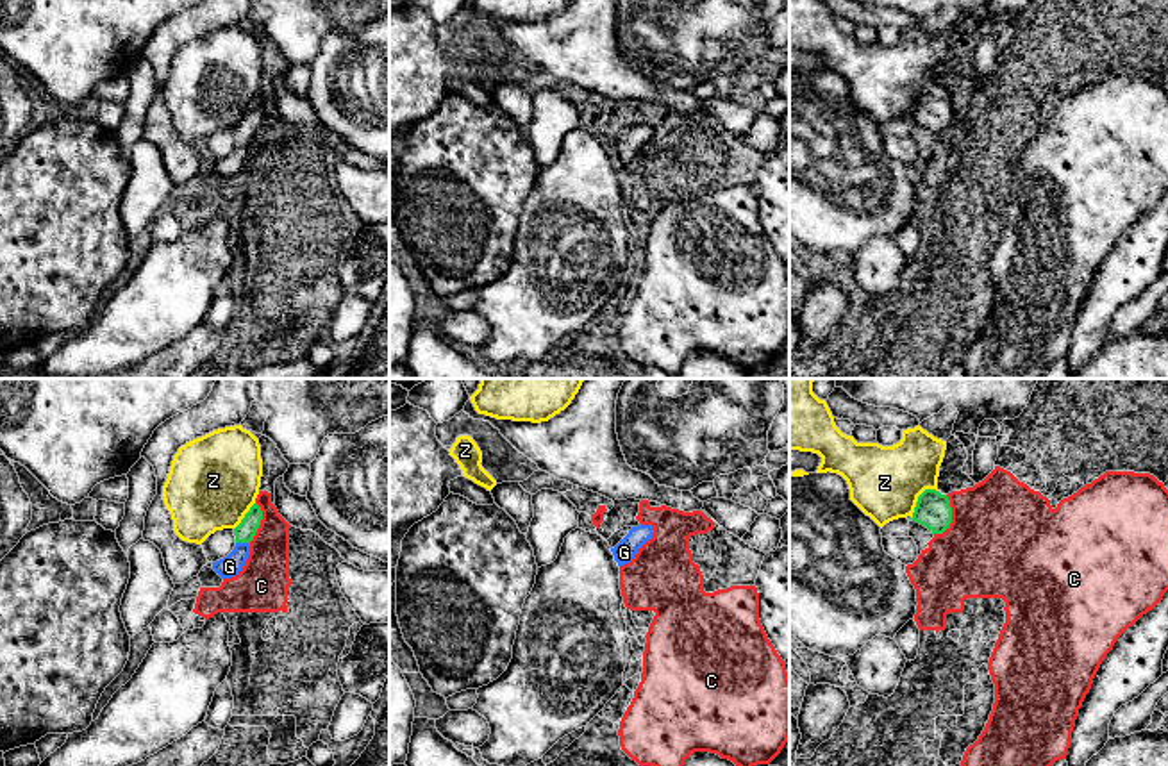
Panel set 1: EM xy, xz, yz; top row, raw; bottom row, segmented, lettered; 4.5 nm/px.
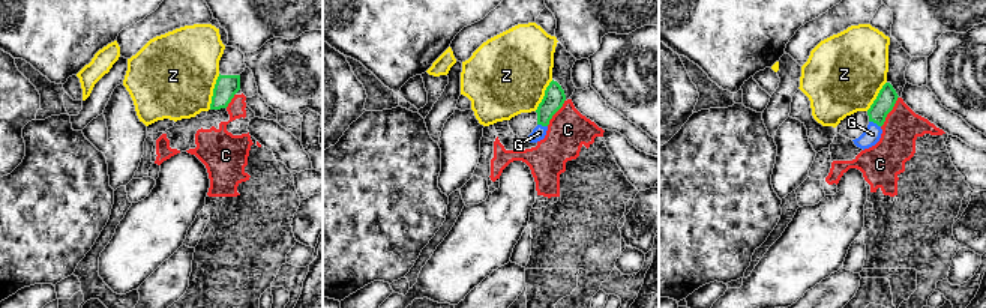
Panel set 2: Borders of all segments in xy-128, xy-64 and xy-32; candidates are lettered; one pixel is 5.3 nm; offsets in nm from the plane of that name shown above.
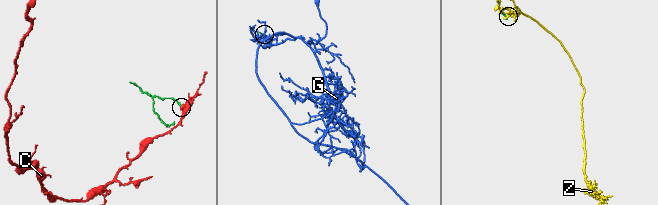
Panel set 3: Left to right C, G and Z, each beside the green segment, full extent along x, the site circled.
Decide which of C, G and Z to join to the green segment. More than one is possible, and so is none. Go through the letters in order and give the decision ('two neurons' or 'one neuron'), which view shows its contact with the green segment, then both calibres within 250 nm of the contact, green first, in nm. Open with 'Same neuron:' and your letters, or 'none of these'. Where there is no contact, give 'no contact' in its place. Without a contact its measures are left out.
Same neuron: G
C: two neurons; meets green in yz; 160 nm thick on the green side, 480 nm on the other
G: one neuron; meets green in xy; 90 nm thick on the green side, 100 nm on the other
Z: two neurons; meets green in yz; 160 nm thick on the green side, 320 nm on the other

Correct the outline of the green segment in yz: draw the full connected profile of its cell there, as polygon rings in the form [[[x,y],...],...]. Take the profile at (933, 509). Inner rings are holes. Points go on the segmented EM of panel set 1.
[[[925,489],[918,496],[911,520],[927,527],[932,534],[943,534],[952,523],[948,496],[936,489]]]

